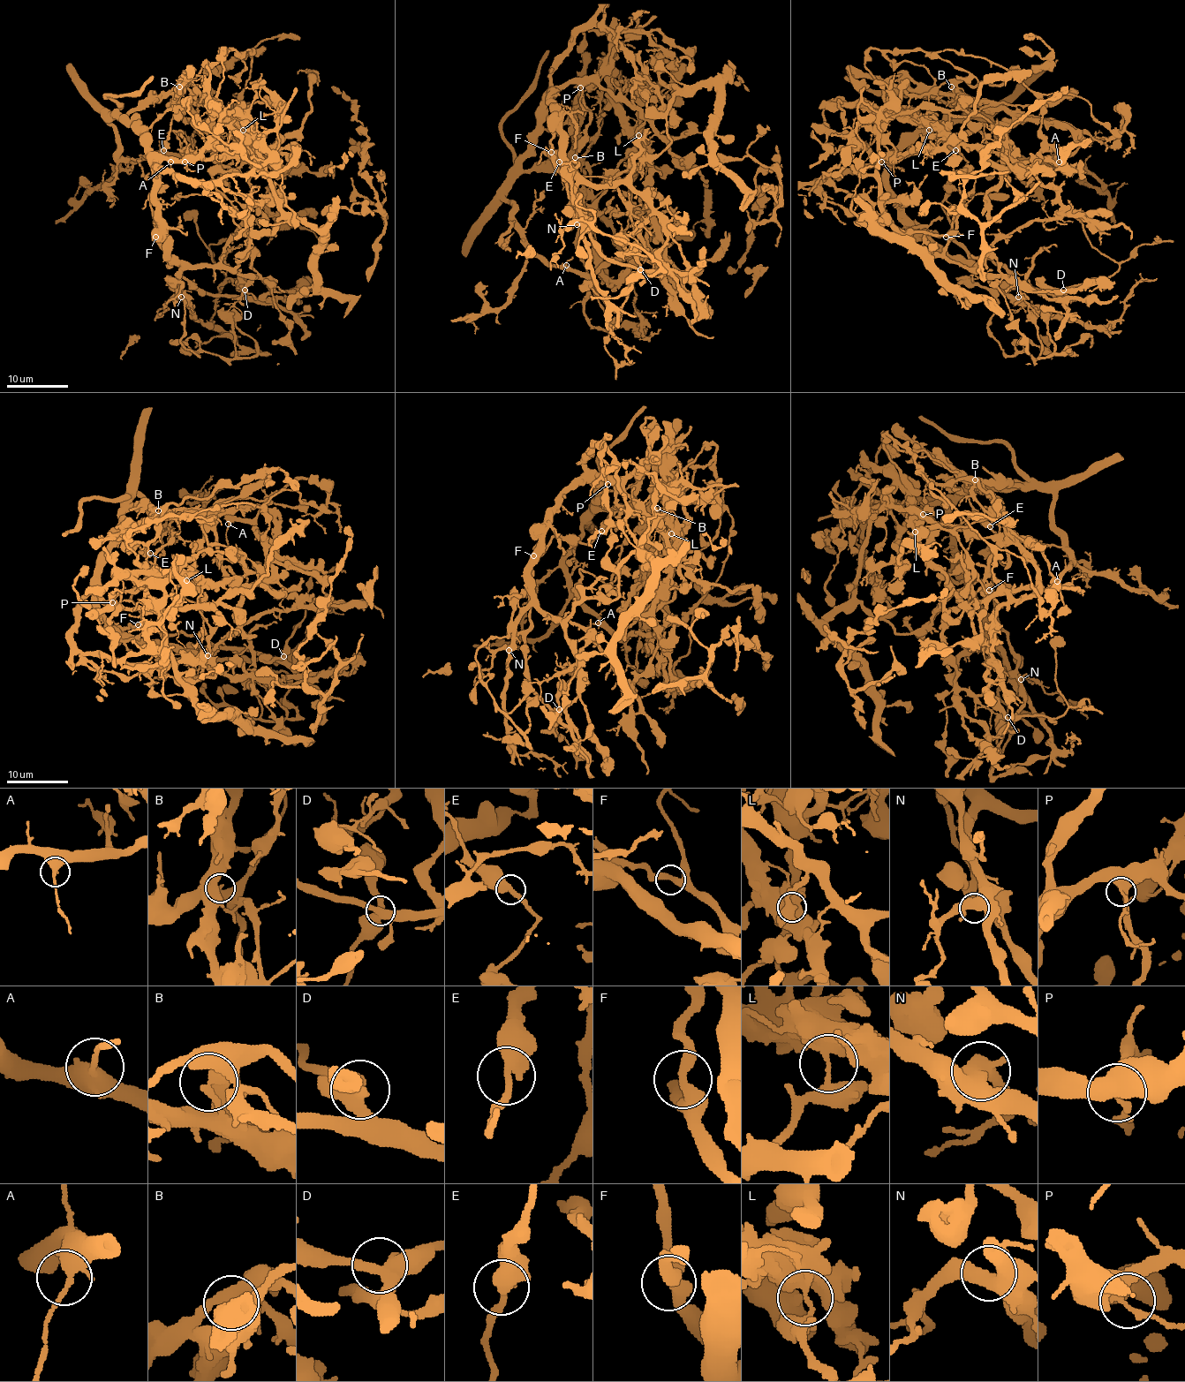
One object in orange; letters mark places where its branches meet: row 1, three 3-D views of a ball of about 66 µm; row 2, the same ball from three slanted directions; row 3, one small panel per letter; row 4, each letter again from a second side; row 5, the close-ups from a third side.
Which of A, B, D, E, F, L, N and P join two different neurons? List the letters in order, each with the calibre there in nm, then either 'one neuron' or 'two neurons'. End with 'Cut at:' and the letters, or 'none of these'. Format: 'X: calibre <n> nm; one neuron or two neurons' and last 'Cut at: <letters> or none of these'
A: calibre 360 nm; one neuron
B: calibre 400 nm; two neurons
D: calibre 400 nm; one neuron
E: calibre 440 nm; two neurons
F: calibre 400 nm; one neuron
L: calibre 360 nm; two neurons
N: calibre 440 nm; one neuron
P: calibre 320 nm; one neuron
Cut at: B, E, L

